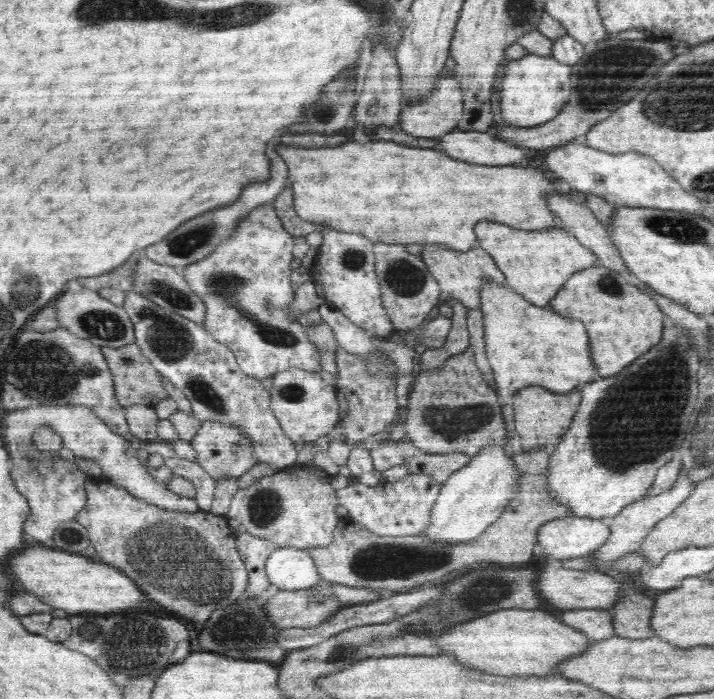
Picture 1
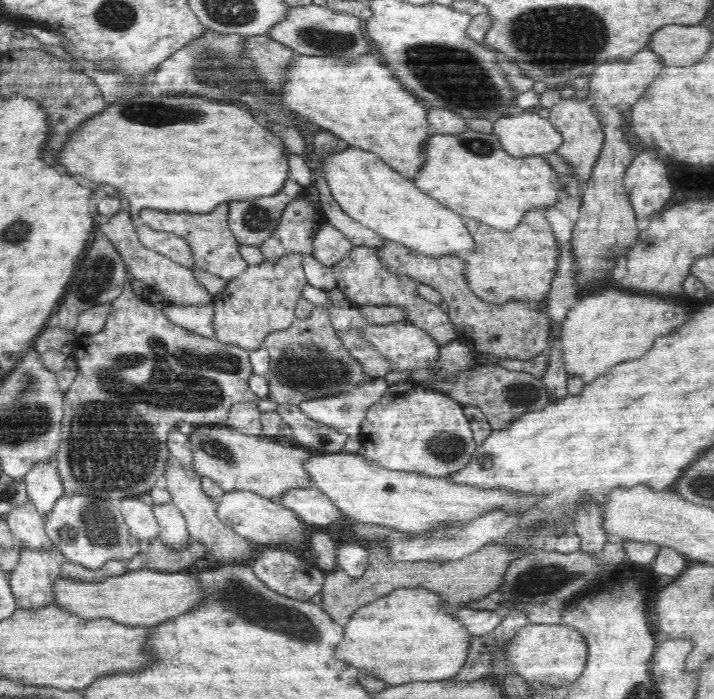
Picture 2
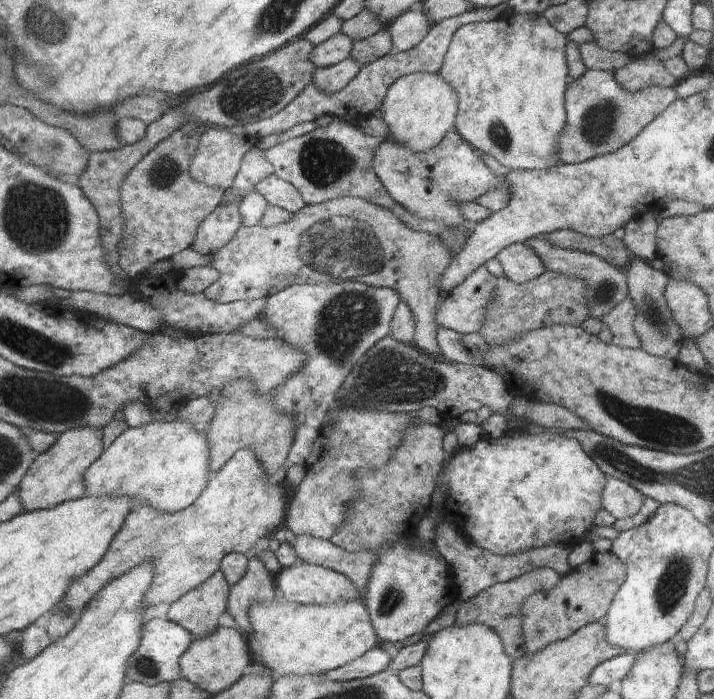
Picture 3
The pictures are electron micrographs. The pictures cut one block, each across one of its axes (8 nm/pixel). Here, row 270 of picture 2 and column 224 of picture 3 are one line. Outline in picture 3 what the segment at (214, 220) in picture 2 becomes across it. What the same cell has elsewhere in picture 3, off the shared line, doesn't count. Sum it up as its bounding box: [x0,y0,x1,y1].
[191,202,241,255]

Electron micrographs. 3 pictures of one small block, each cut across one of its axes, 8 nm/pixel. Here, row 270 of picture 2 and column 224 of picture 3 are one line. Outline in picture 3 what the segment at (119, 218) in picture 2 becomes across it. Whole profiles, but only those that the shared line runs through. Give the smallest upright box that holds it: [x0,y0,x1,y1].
[189,126,255,191]

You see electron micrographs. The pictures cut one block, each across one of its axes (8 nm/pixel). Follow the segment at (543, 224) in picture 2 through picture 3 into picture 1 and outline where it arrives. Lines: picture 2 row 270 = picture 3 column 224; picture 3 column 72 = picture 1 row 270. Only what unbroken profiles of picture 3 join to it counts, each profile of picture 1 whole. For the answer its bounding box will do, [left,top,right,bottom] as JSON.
[549,267,663,378]

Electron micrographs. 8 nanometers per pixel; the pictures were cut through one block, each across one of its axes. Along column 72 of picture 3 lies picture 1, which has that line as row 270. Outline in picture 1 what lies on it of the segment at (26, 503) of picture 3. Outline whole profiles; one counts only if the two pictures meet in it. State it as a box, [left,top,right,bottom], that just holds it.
[421,244,507,310]

